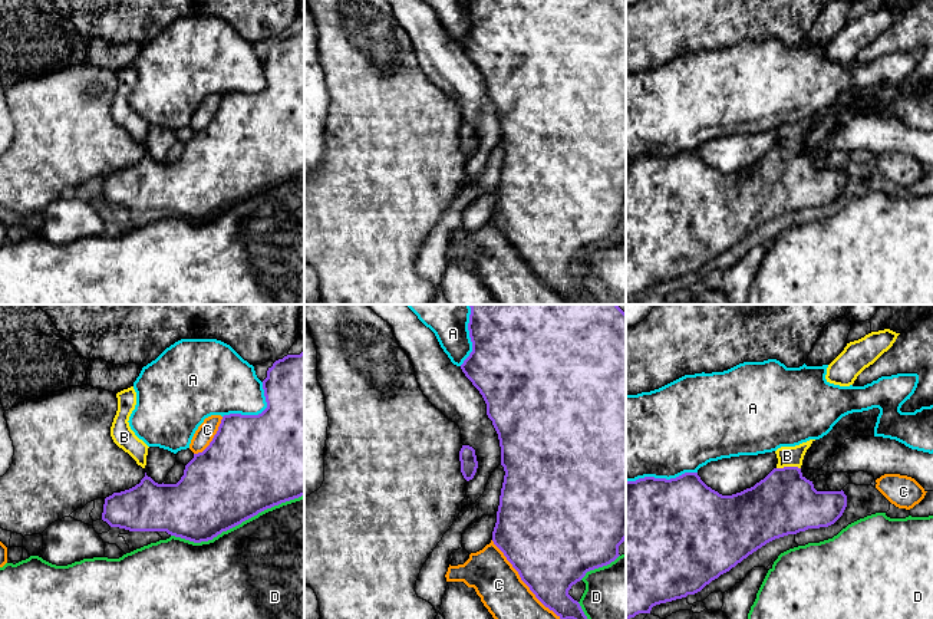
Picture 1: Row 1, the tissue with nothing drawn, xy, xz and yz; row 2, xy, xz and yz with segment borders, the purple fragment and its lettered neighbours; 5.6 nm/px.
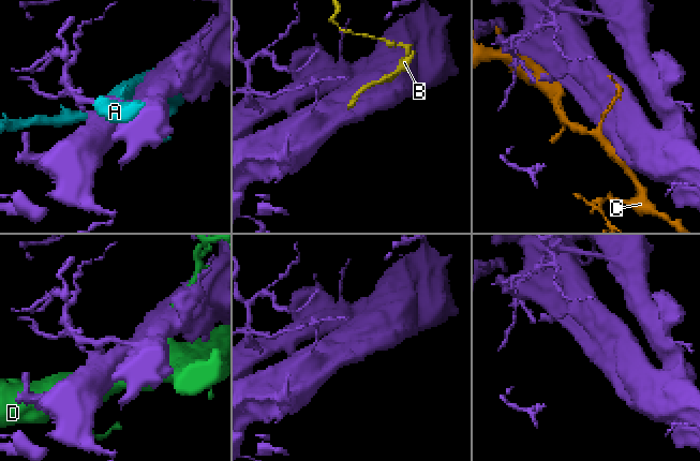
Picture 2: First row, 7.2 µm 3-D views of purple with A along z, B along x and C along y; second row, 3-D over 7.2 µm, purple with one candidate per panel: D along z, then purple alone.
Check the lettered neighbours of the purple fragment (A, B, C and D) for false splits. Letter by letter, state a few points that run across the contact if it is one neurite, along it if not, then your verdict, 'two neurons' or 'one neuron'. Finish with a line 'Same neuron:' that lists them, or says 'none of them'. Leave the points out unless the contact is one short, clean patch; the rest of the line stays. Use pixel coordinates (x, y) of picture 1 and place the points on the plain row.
A: two neurons
B: yz (784, 181), (788, 145), (787, 134) | one neuron
C: two neurons
D: two neurons
Same neuron: B

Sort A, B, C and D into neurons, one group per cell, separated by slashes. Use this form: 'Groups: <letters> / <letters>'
Groups: A / B / C / D

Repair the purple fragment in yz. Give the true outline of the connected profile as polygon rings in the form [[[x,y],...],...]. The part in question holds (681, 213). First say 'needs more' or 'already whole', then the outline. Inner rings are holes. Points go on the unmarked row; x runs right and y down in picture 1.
needs more; [[[815,118],[775,129],[777,145],[754,165],[732,174],[722,174],[708,165],[698,151],[676,157],[644,155],[626,159],[626,297],[650,292],[652,286],[700,270],[712,259],[729,250],[766,221],[834,203],[847,185],[844,169],[817,169],[801,151],[807,128]]]

